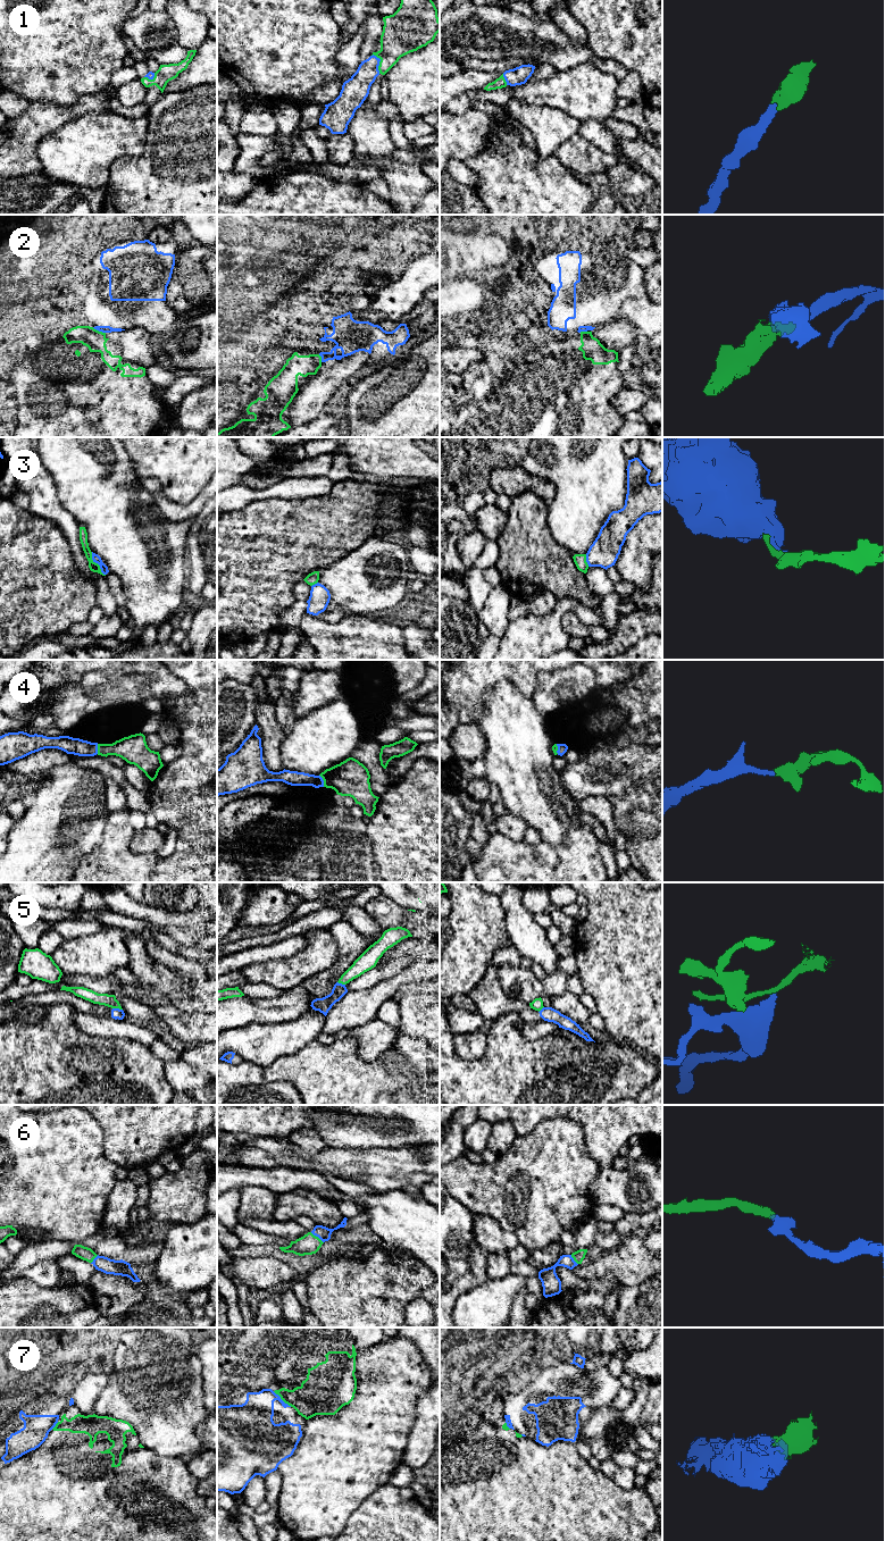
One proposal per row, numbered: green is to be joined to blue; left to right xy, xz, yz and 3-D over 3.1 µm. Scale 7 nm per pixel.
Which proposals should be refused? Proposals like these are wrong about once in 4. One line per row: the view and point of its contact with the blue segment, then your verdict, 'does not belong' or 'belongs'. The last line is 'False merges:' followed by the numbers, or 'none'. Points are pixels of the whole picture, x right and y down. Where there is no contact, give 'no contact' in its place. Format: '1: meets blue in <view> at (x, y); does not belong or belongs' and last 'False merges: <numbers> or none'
1: meets blue in xz at (378, 63); belongs
2: meets blue in xy at (99, 331); does not belong
3: meets blue in xy at (97, 562); does not belong
4: meets blue in xz at (323, 780); belongs
5: meets blue in xy at (117, 1008); does not belong
6: meets blue in xz at (317, 1236); belongs
7: meets blue in xz at (281, 1399); does not belong
False merges: 2, 3, 5, 7

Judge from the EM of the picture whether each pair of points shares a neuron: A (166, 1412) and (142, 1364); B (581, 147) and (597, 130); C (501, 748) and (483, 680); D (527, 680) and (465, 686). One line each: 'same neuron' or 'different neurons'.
A: same neuron
B: different neurons
C: different neurons
D: same neuron

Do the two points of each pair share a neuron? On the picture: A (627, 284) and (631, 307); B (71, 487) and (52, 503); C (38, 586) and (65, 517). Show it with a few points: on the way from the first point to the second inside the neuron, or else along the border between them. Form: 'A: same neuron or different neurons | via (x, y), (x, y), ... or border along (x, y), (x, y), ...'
A: different neurons | border along (645, 295), (626, 299), (621, 306), (620, 316)
B: different neurons | border along (49, 472), (59, 501), (75, 519)
C: different neurons | border along (36, 516), (52, 521), (60, 529), (71, 553)

